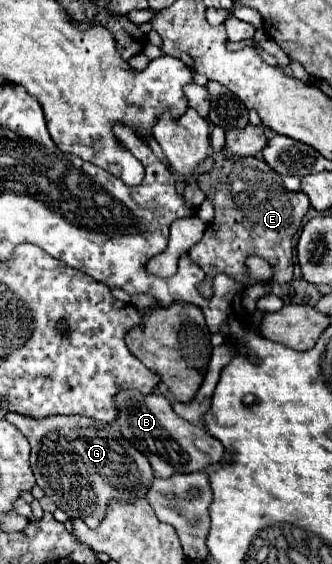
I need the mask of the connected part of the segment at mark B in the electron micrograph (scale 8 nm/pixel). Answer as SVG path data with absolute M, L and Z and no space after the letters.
M120 390L120 394L116 394L114 398L116 402L116 410L118 410L118 418L116 424L122 432L122 436L132 442L132 446L136 446L136 450L140 450L146 458L150 458L150 466L154 470L154 476L160 478L170 478L174 474L190 474L190 472L200 472L210 464L220 464L224 460L224 446L210 436L202 426L184 422L184 418L180 418L170 402L160 396L160 394L140 394L138 390Z

